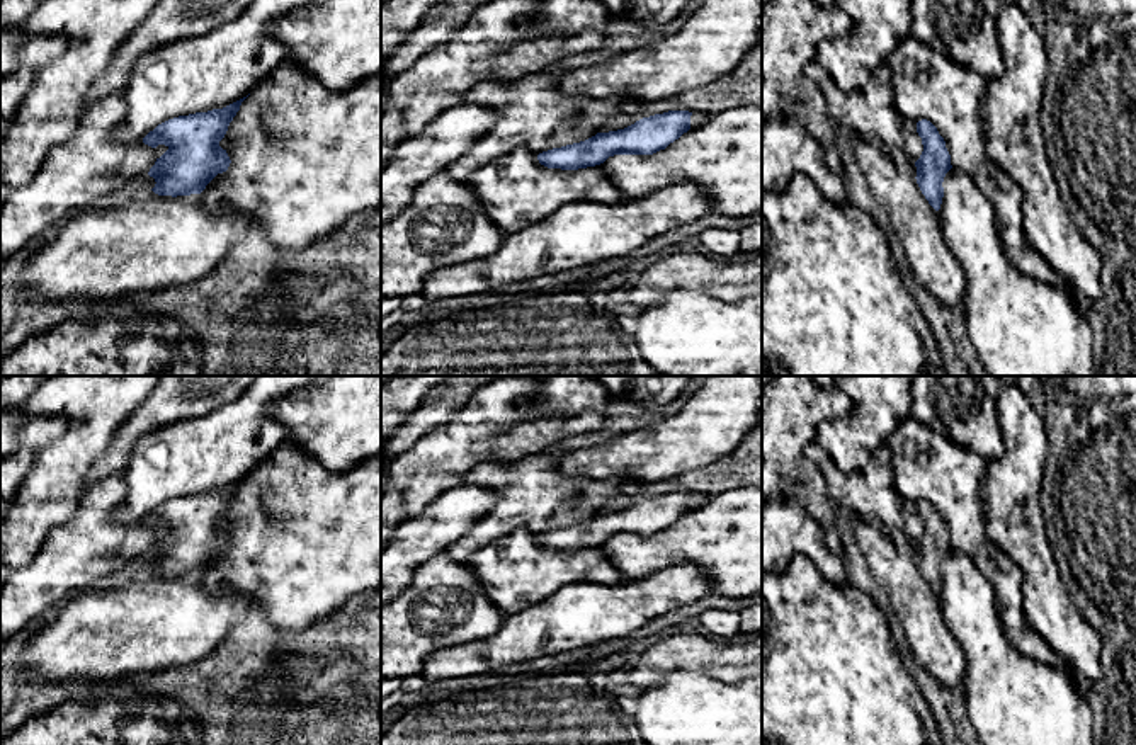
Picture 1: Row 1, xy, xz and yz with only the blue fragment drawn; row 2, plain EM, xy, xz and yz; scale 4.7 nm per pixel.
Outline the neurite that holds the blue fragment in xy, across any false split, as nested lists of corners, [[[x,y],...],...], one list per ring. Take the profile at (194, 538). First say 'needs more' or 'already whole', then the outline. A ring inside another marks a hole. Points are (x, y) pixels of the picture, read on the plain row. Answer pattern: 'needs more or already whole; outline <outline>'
already whole; outline [[[245,480],[223,490],[168,500],[143,519],[151,529],[158,526],[168,529],[148,553],[156,563],[151,570],[155,575],[172,578],[201,575],[218,554],[228,551],[231,541],[219,522]]]

